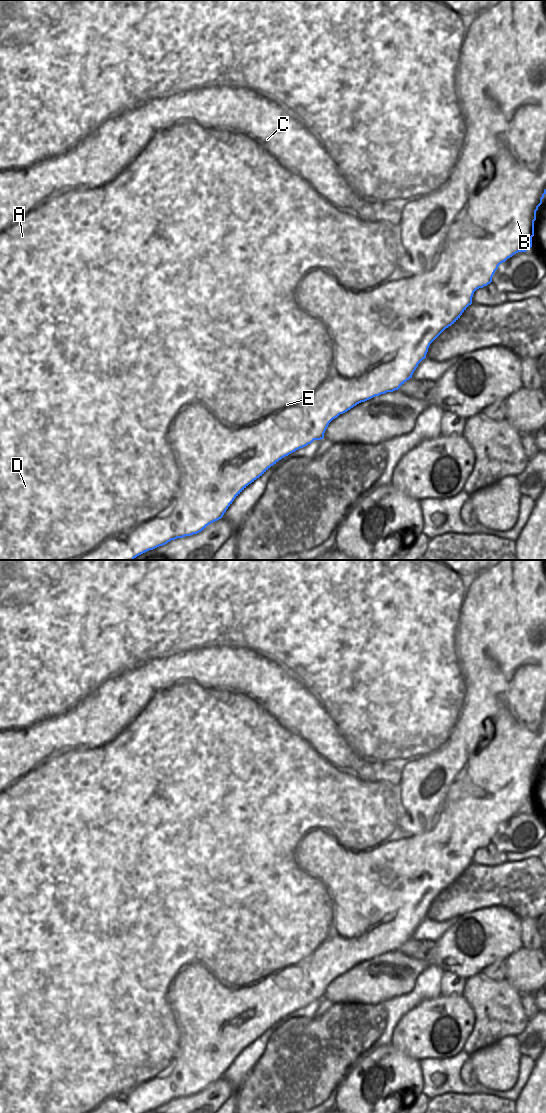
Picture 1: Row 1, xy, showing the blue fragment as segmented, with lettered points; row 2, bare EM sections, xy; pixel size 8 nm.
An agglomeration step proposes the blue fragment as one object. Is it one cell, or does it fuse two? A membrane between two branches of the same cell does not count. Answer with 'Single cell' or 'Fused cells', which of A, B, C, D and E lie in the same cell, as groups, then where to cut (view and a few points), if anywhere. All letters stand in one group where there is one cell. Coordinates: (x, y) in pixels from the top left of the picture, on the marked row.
Single cell. Groups: A B C D E. No split

